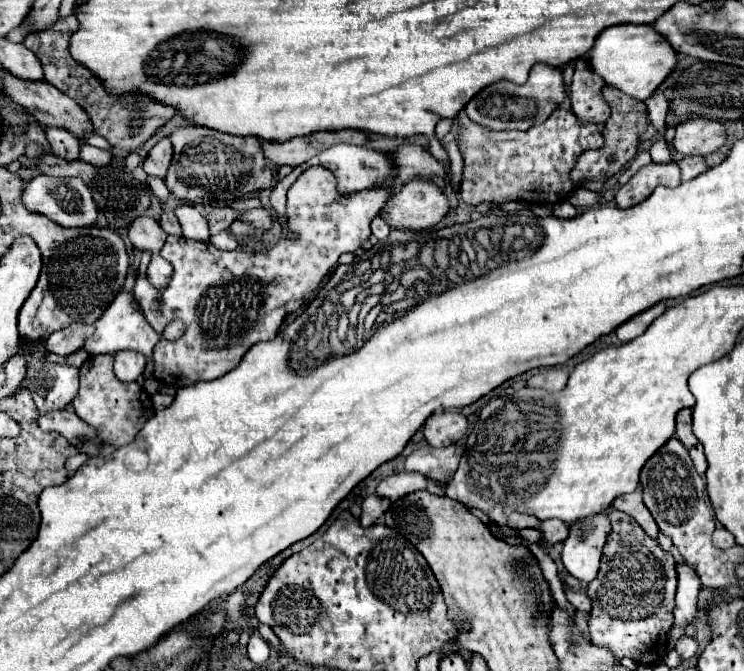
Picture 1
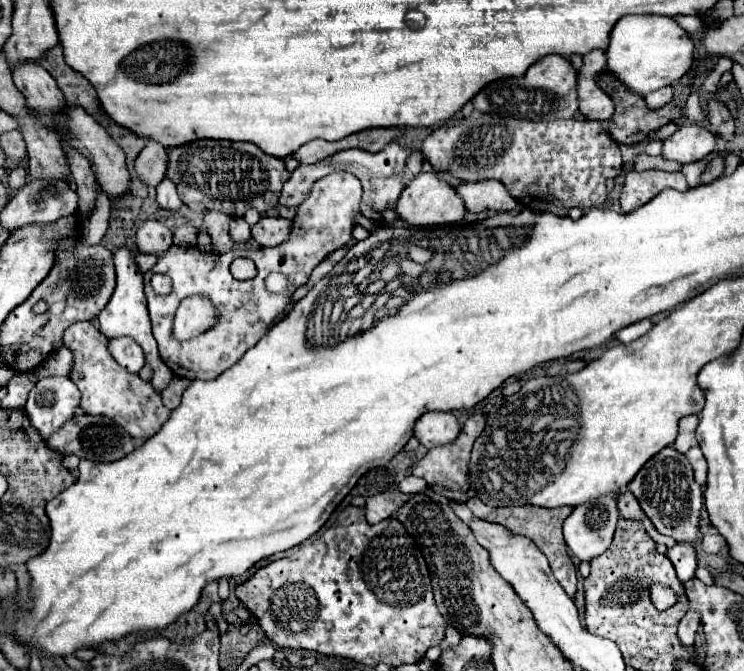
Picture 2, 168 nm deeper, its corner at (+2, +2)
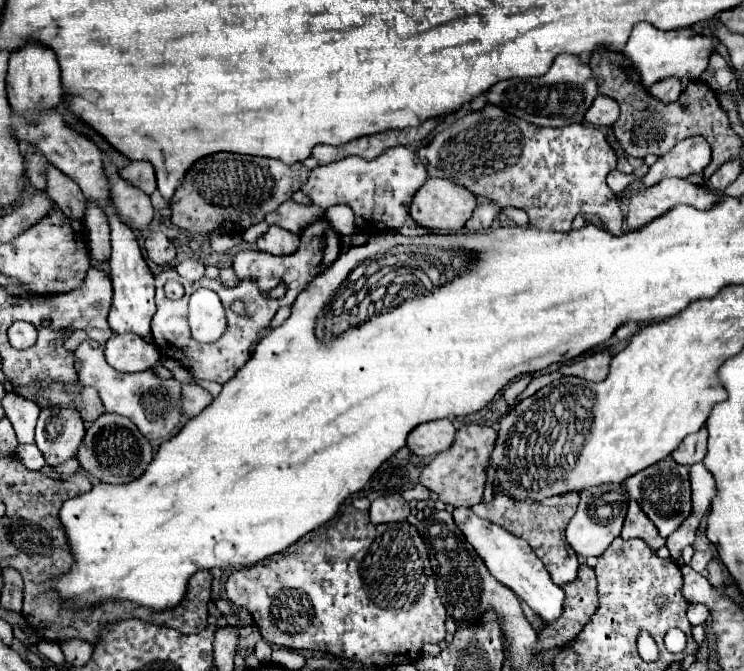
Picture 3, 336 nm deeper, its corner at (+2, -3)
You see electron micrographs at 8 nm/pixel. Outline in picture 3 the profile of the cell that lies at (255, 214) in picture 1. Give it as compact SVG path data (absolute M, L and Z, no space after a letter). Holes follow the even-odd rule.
M270 226L270 230L256 240L256 246L262 252L288 256L288 254L294 254L298 250L298 242L300 242L298 234L292 234L288 230L278 228L278 226Z

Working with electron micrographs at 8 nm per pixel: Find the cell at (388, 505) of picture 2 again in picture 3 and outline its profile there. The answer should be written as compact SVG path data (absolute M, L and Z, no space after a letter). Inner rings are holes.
M400 494L378 497L370 506L370 520L374 524L406 520L408 514L410 514L410 506Z

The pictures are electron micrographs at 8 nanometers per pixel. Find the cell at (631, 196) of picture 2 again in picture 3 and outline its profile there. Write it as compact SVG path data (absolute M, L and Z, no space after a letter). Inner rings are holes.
M666 178L630 198L630 212L626 222L630 230L638 230L652 222L652 218L660 218L678 204L688 204L698 210L710 210L710 206L716 206L720 200L722 196L714 194L714 190L696 186L682 178Z

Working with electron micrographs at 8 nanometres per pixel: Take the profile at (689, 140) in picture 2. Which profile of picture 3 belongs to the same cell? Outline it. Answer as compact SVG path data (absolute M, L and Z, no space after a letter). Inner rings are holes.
M694 136L678 142L670 152L660 156L642 178L642 184L654 186L670 176L686 178L690 174L702 174L702 170L708 164L710 164L710 146L704 138Z

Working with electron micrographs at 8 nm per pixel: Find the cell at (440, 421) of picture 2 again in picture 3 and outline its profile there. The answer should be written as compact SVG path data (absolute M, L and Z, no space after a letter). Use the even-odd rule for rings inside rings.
M450 420L426 422L412 430L406 446L416 456L422 456L422 458L434 456L434 454L440 454L442 450L450 448L450 444L454 442L454 432L456 430Z

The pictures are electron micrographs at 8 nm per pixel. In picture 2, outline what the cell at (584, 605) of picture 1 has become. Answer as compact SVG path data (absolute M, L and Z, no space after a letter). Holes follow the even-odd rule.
M478 497L466 501L468 509L484 519L484 521L490 521L490 523L498 523L498 525L504 525L508 531L516 533L516 535L524 535L528 537L530 541L534 541L534 545L548 557L548 563L552 567L552 573L554 577L558 579L558 583L562 585L562 589L566 591L566 595L570 599L576 597L576 567L574 563L570 561L568 553L566 553L566 543L564 543L564 537L562 537L562 523L564 519L570 515L570 507L556 507L556 509L546 509L546 507L534 507L534 505L526 505L526 507L488 507L484 505Z

